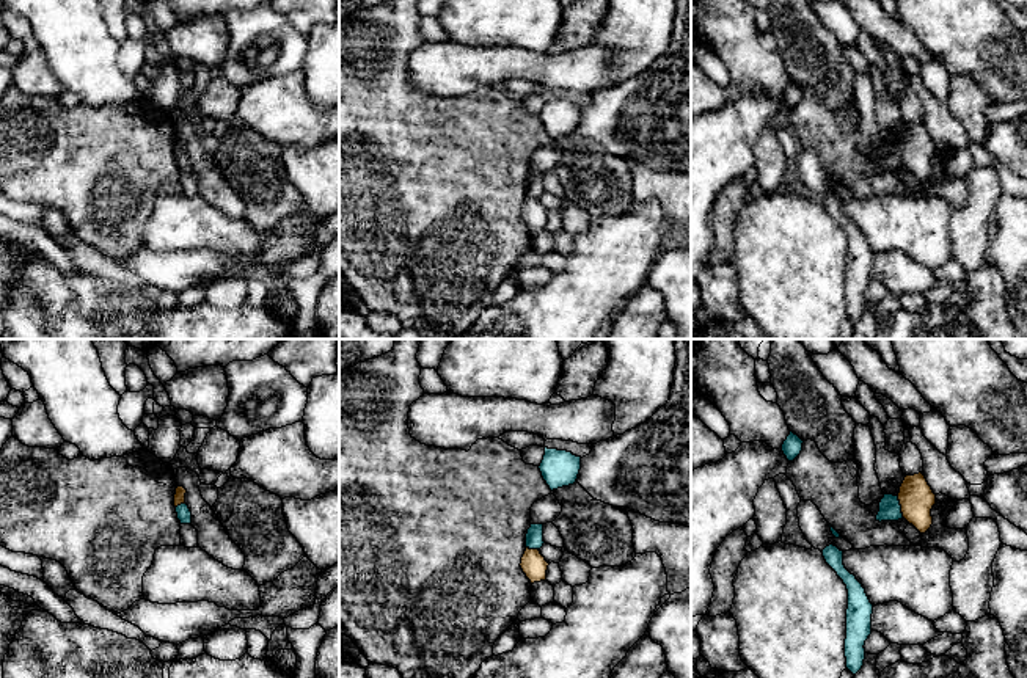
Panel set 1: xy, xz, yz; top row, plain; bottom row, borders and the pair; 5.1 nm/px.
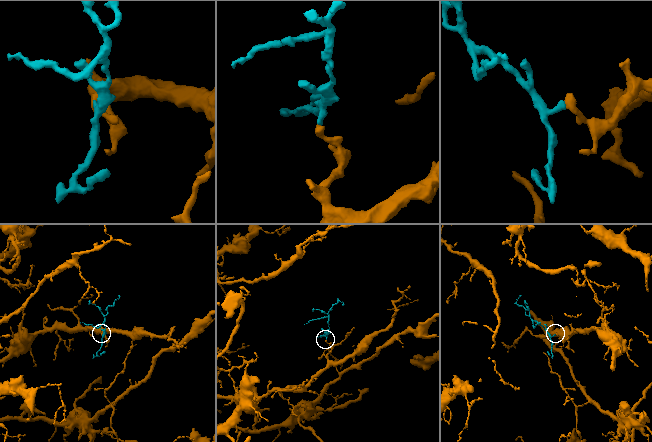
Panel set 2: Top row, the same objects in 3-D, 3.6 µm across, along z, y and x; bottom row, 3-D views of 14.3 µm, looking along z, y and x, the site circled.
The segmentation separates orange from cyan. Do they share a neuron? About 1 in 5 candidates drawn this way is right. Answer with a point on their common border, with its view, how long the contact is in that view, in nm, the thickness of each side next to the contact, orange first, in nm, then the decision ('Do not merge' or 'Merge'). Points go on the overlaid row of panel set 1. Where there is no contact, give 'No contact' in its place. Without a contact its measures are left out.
Touches orange at yz (902, 507). Shared border 120 nm. Thickness 180 nm (orange) against 110 nm. Do not merge

